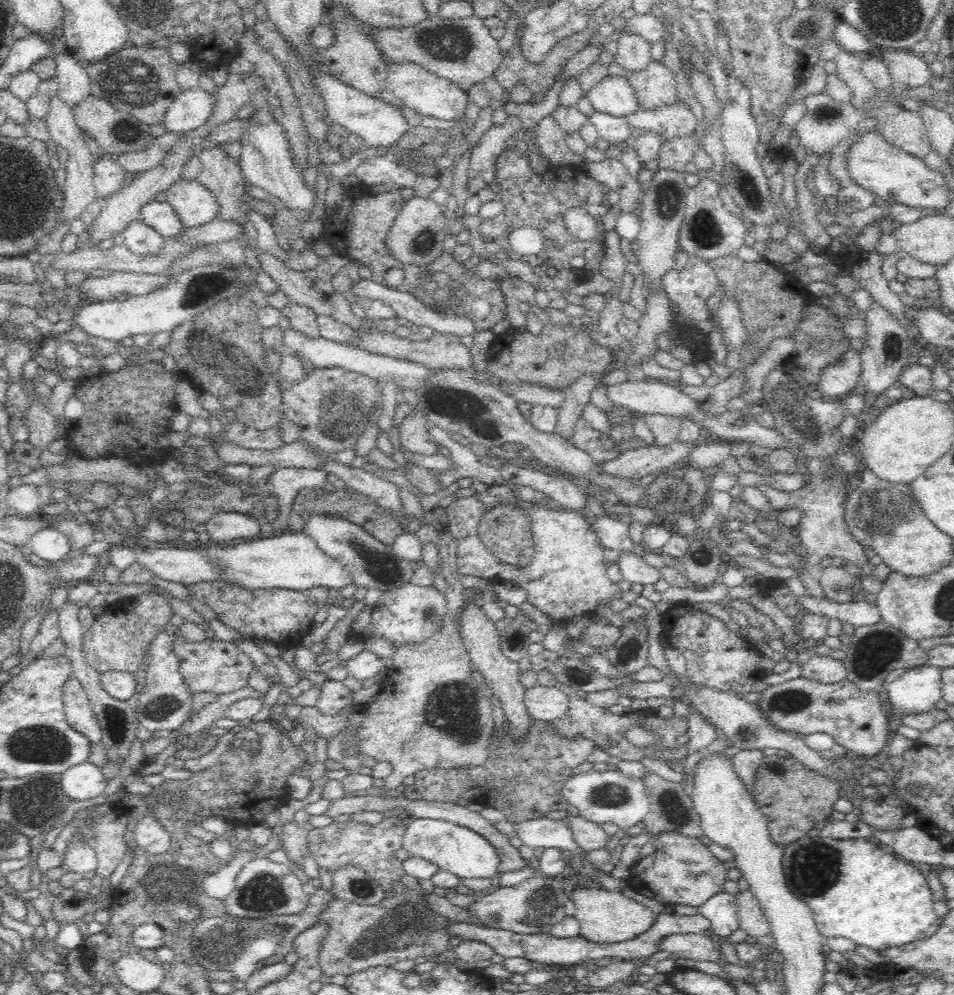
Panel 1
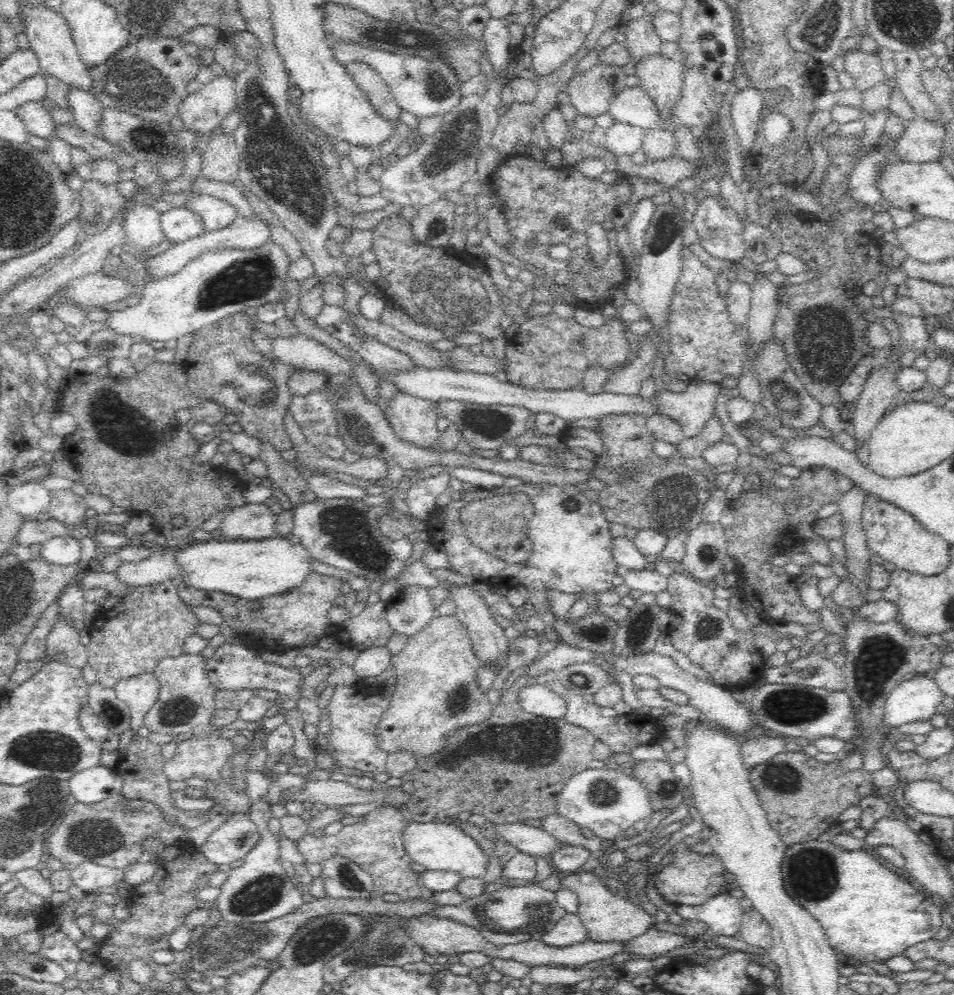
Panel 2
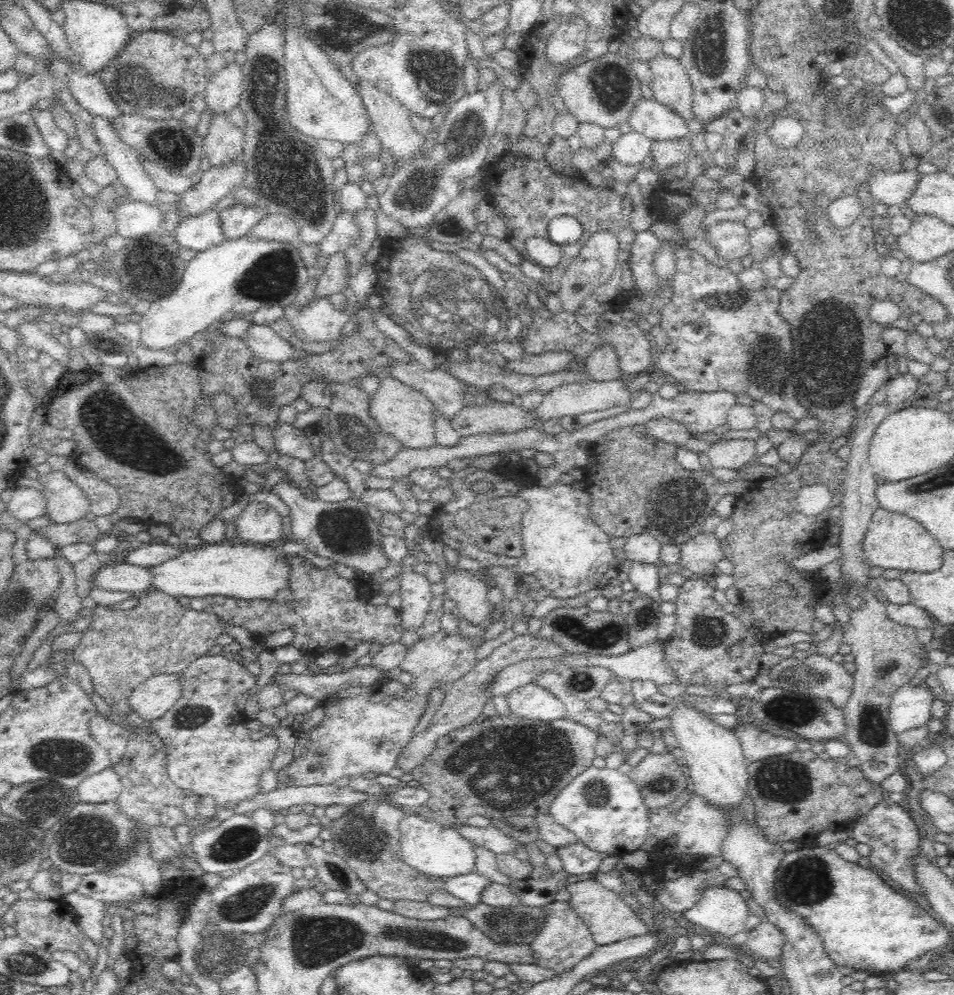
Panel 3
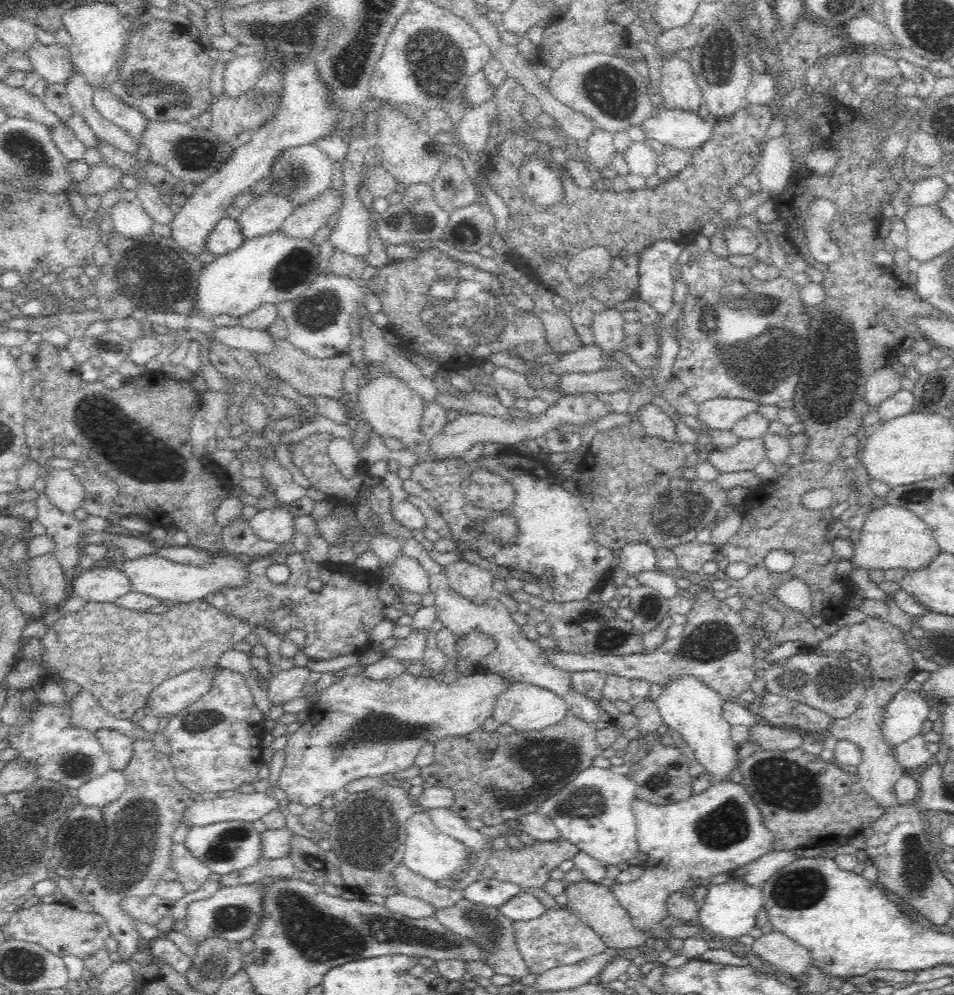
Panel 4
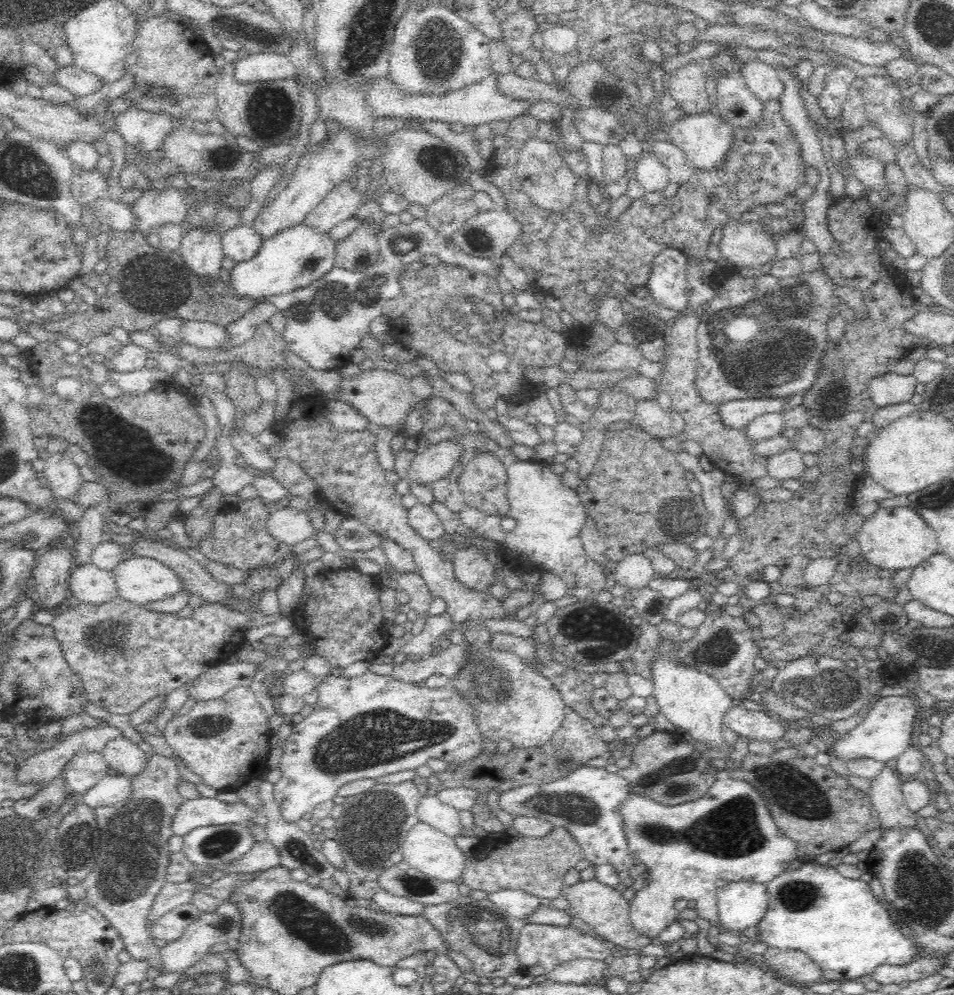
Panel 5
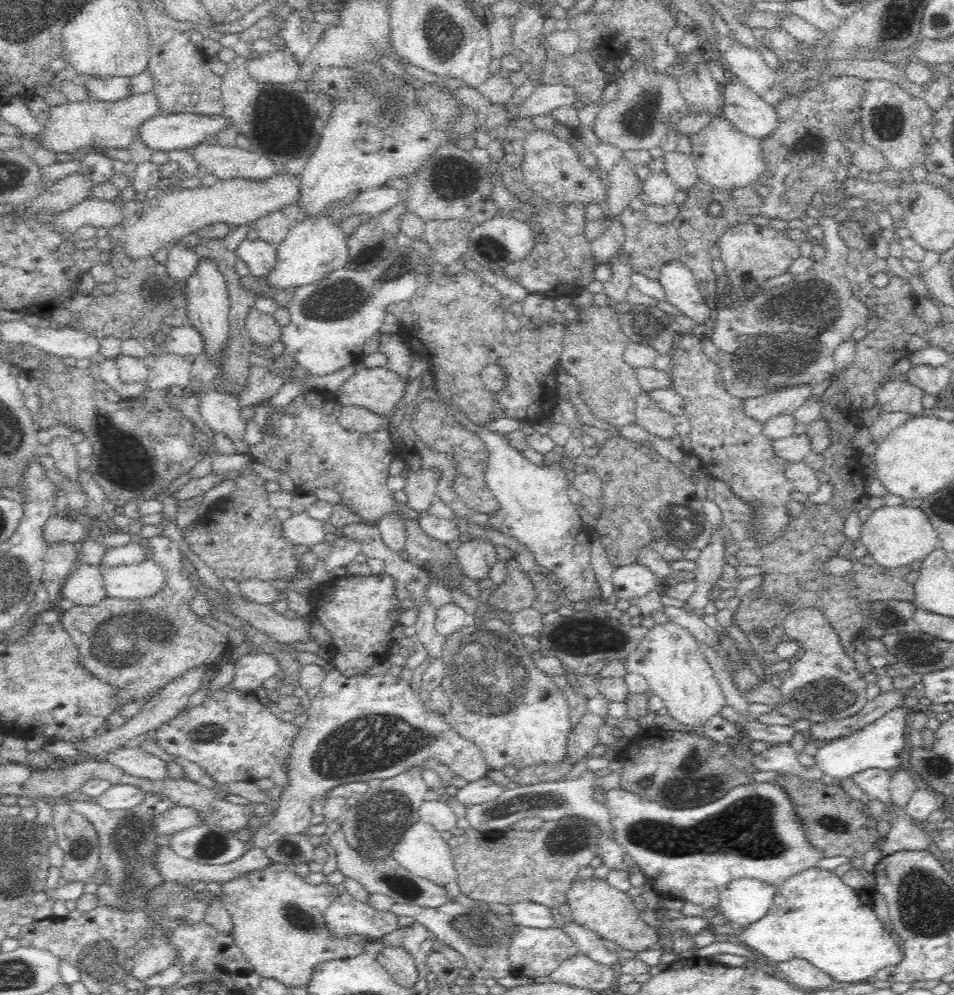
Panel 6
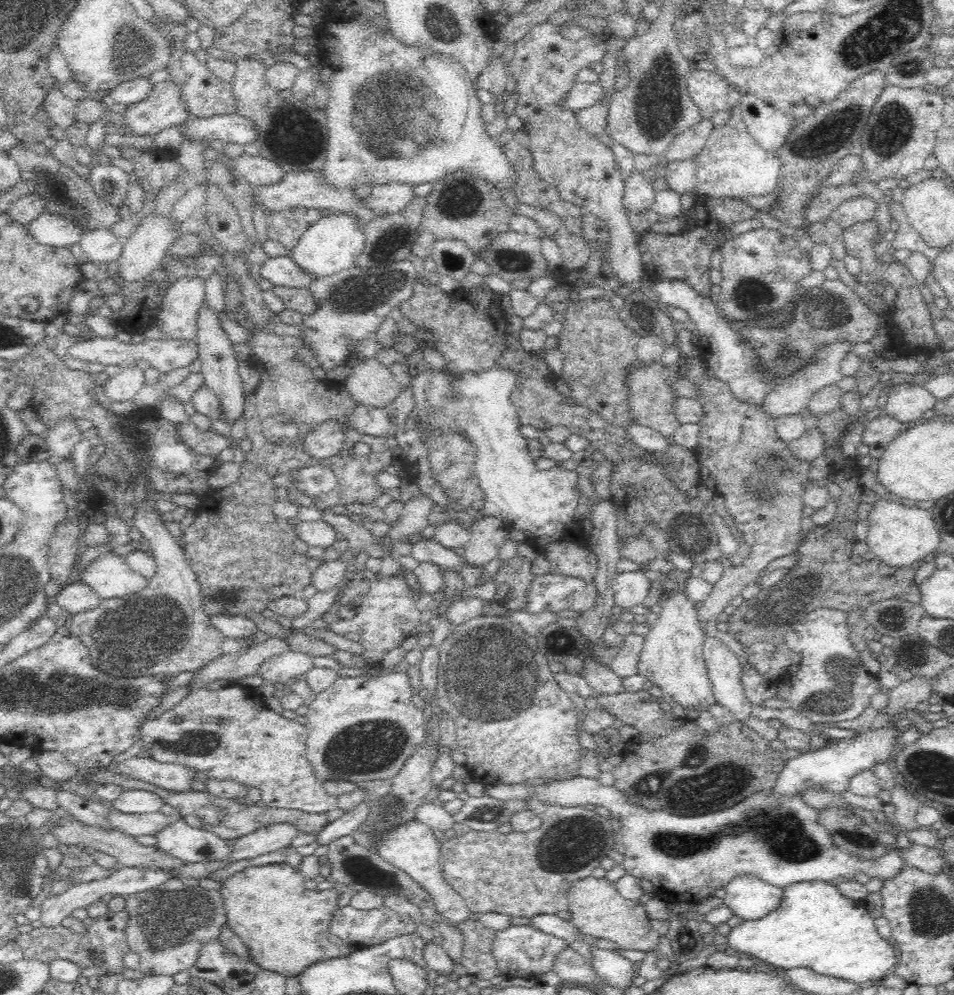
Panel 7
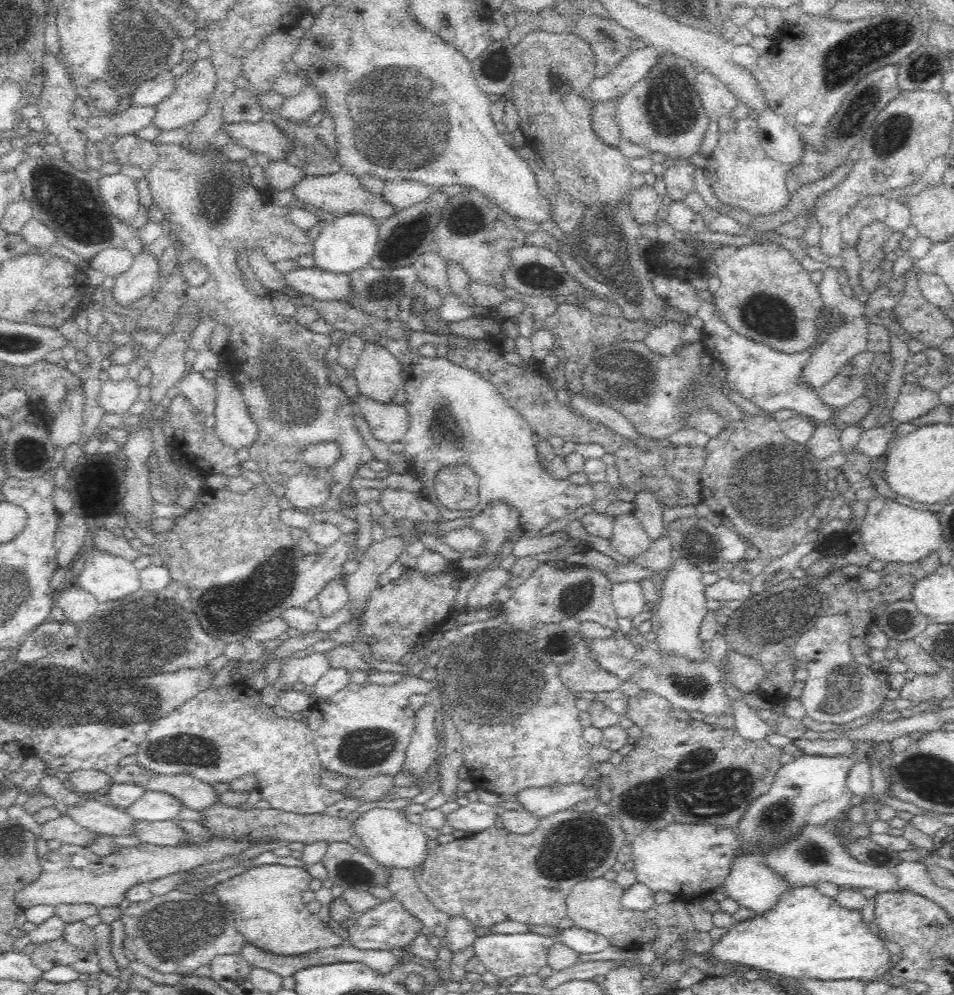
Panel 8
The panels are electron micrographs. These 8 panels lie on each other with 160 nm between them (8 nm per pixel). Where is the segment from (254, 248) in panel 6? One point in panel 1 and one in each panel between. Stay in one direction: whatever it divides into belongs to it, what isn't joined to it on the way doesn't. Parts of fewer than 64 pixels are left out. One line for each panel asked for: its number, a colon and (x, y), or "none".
1: (160, 216)
2: (179, 225)
3: (199, 234)
4: (227, 236)
5: (242, 243)

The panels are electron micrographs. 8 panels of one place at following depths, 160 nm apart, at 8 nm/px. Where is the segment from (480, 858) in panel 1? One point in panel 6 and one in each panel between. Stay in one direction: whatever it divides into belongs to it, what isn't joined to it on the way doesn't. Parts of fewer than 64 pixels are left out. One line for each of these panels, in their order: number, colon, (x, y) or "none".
2: (441, 847)
3: (432, 849)
4: (435, 856)
5: (427, 850)
6: (421, 851)

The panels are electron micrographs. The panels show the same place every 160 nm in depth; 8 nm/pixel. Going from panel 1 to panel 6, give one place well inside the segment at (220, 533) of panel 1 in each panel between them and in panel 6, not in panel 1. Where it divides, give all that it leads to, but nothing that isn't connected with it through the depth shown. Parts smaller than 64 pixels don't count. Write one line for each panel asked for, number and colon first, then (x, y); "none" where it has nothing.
2: (252, 521)
3: (259, 524)
4: (277, 525)
5: (290, 526)
6: (300, 529)

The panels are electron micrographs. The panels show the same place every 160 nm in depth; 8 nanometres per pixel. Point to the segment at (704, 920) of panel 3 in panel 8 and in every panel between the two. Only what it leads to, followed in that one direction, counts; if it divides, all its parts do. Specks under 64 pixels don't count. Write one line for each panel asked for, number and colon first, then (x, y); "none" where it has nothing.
4: (731, 909)
5: (742, 904)
6: (744, 901)
7: (748, 896)
8: (812, 790)

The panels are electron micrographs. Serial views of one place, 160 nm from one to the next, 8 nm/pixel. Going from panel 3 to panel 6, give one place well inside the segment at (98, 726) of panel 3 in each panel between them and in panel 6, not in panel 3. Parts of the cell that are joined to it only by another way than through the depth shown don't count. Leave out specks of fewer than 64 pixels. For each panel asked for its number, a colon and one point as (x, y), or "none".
4: (120, 748)
5: (128, 759)
6: (135, 762)

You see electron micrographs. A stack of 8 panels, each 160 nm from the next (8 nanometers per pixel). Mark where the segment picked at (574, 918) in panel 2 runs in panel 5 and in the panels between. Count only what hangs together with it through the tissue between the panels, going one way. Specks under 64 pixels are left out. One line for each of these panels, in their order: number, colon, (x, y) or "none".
3: (564, 939)
4: (558, 937)
5: (540, 948)

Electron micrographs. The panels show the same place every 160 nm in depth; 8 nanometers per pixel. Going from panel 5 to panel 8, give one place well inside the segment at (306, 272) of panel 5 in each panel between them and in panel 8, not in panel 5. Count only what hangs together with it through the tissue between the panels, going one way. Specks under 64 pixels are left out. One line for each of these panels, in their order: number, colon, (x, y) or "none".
6: (313, 249)
7: (333, 244)
8: (348, 243)

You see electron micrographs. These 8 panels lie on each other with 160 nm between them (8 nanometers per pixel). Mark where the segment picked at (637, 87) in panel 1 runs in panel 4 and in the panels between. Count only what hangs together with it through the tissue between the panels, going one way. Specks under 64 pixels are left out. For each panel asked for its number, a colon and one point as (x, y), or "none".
2: (661, 77)
3: (671, 86)
4: (679, 90)

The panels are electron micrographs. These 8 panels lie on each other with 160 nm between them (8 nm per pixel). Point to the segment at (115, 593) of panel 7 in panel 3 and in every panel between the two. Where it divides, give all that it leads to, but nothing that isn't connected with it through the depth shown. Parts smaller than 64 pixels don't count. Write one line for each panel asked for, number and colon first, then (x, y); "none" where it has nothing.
3: (241, 571)
4: (156, 576)
5: (140, 580)
6: (127, 582)

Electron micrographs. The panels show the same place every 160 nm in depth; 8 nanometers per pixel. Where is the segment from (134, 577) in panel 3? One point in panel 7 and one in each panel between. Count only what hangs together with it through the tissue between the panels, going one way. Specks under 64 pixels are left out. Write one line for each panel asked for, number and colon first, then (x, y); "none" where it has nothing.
4: (106, 583)
5: (89, 584)
6: (84, 587)
7: (75, 598)

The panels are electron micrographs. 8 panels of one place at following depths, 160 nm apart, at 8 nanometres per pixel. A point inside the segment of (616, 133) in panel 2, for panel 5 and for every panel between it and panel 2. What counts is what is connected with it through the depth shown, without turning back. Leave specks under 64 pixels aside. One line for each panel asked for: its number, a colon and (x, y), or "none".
3: (632, 149)
4: (642, 161)
5: (650, 173)

